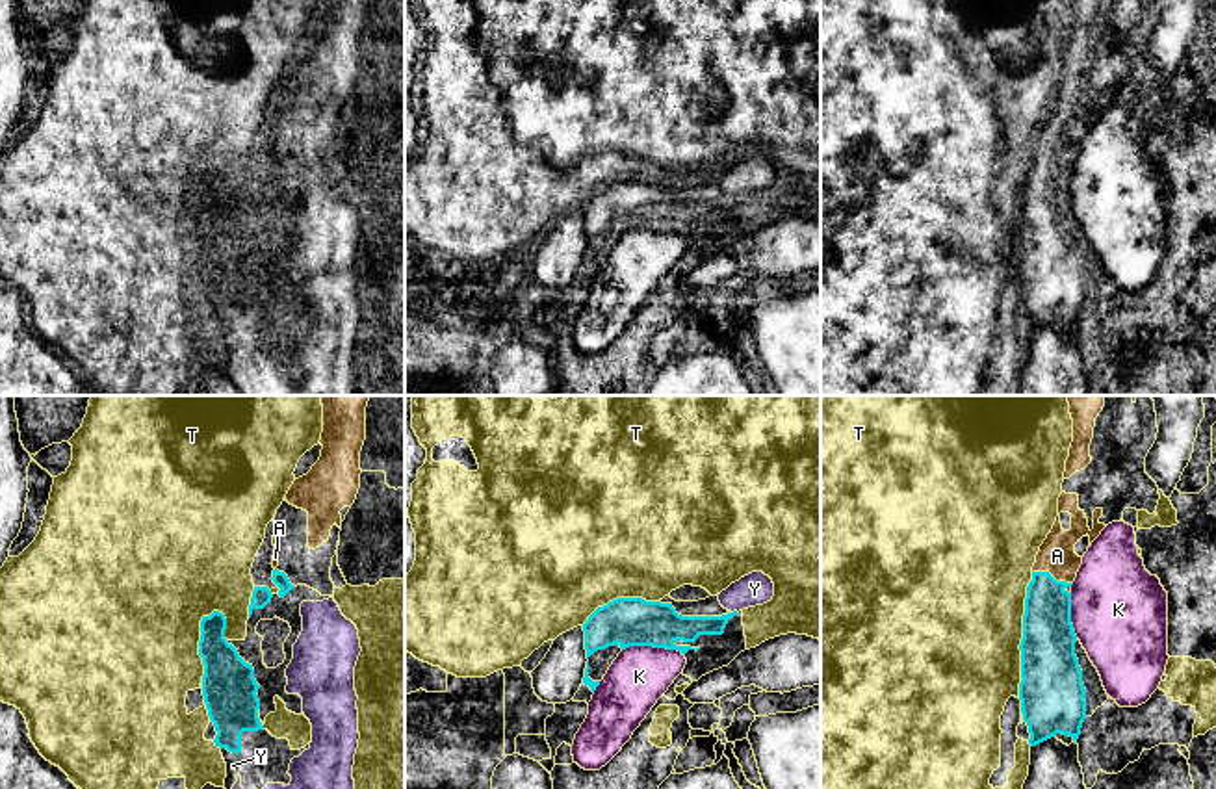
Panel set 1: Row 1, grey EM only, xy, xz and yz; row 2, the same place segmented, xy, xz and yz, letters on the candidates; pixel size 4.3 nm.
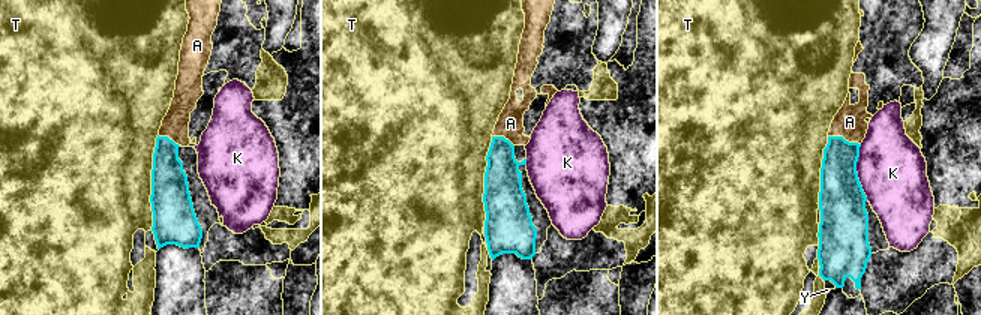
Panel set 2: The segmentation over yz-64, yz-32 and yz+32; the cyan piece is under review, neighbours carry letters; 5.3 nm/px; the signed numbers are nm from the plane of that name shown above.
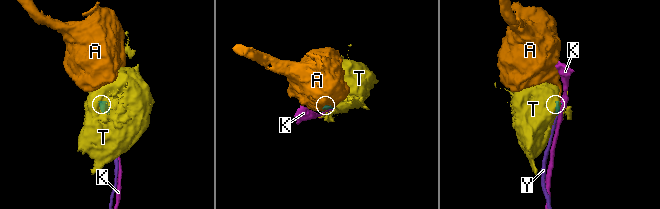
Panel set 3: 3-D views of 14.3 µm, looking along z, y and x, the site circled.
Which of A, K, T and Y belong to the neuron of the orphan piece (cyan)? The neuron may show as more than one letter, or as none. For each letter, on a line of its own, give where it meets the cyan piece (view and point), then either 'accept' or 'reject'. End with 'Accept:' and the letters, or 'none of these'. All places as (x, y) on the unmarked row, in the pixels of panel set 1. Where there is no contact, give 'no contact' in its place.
A: meets cyan in yz at (1051, 160); accept
K: meets cyan in xz at (654, 231); reject
T: meets cyan in xy at (199, 227); reject
Y: meets cyan in xz at (734, 195); accept
Accept: A, Y

